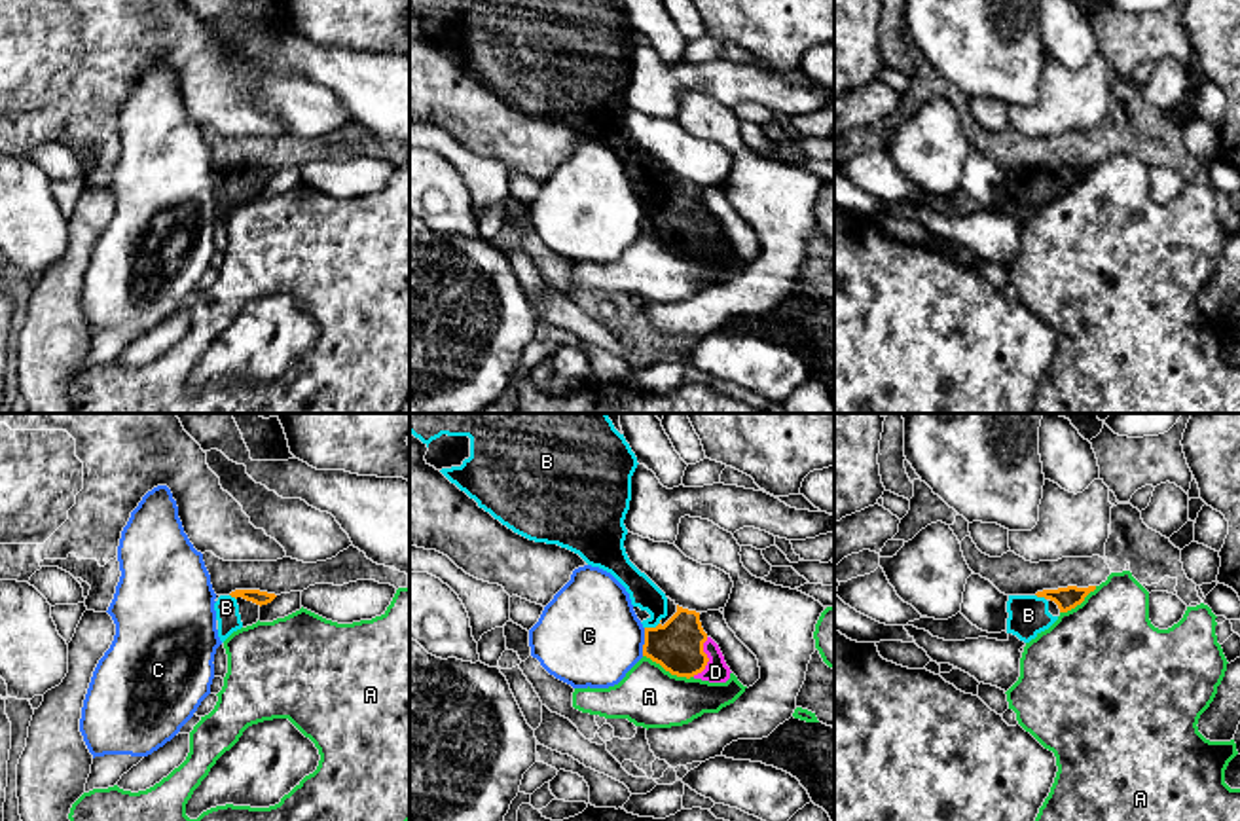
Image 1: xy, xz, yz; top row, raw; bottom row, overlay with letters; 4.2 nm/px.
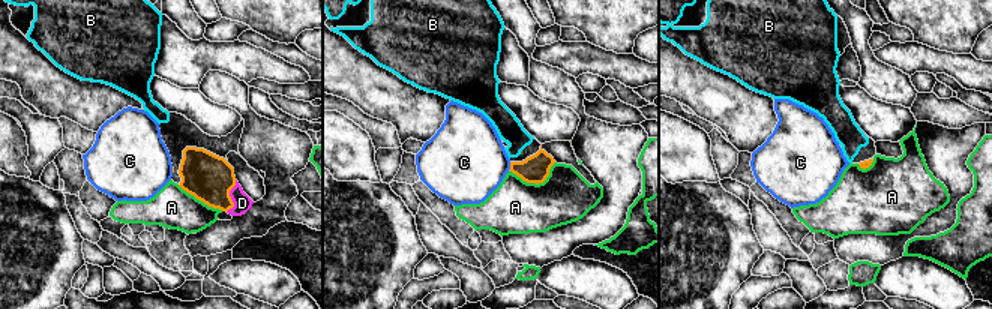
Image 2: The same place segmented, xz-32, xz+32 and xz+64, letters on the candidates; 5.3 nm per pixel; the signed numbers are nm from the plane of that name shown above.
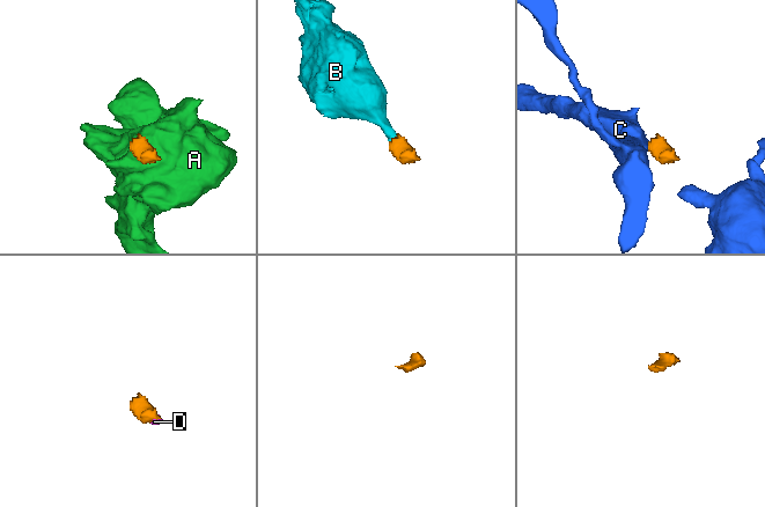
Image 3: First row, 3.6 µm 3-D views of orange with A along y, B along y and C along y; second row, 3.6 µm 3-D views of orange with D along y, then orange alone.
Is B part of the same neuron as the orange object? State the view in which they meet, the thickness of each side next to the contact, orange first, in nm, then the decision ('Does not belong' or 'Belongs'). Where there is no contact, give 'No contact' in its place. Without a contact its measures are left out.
Touches orange in xz. Thickness 220 nm (orange) against 120 nm. Belongs

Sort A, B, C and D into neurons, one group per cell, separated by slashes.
A / B D / C

